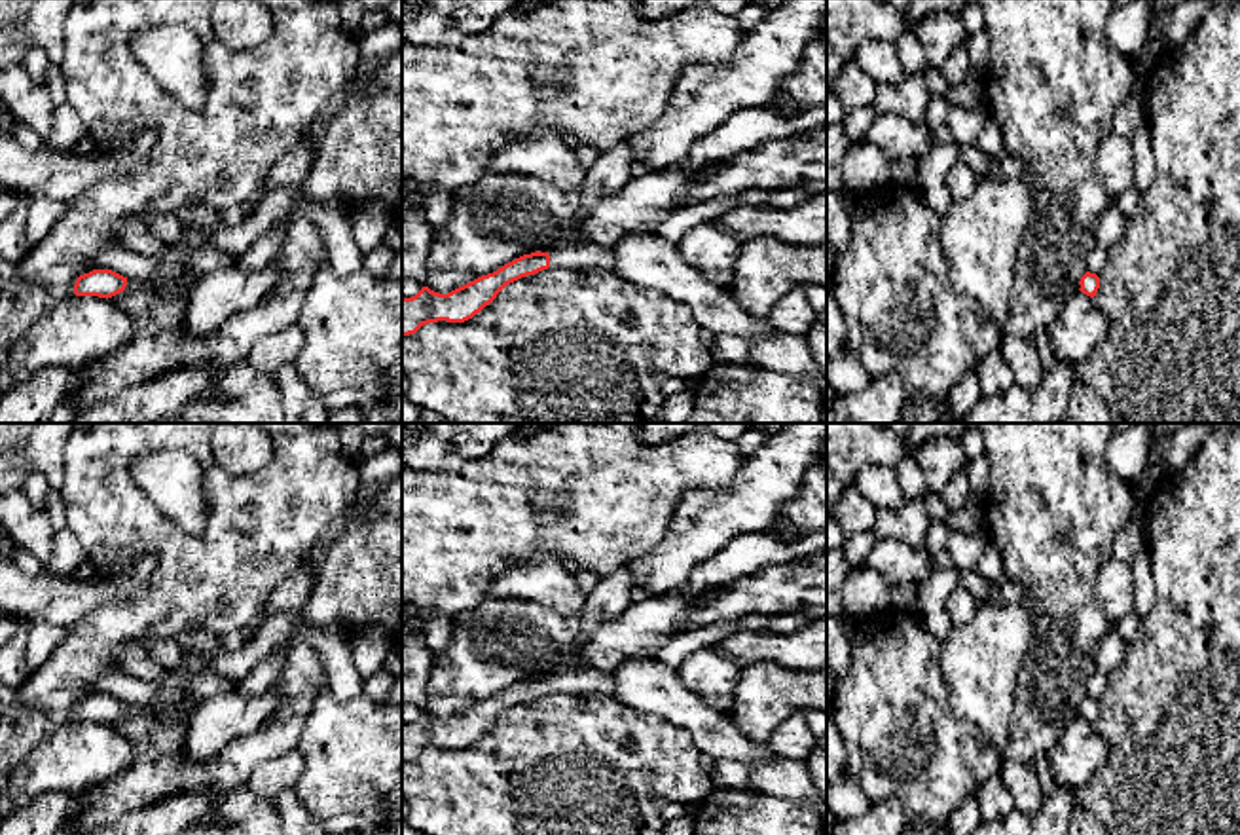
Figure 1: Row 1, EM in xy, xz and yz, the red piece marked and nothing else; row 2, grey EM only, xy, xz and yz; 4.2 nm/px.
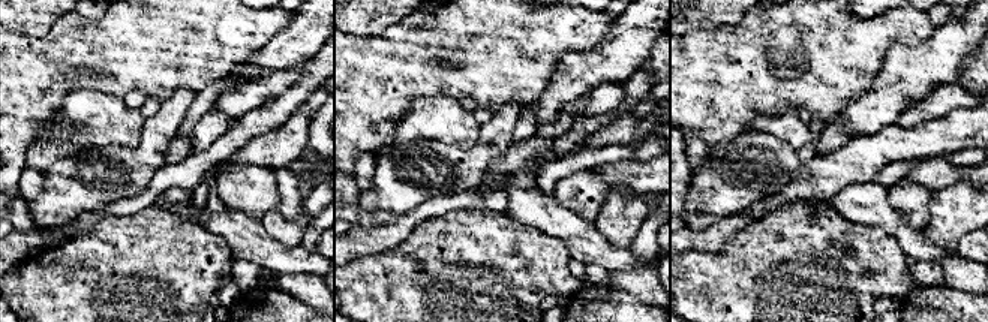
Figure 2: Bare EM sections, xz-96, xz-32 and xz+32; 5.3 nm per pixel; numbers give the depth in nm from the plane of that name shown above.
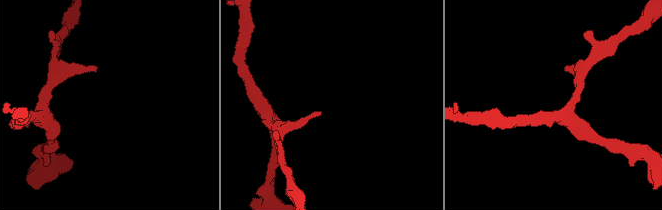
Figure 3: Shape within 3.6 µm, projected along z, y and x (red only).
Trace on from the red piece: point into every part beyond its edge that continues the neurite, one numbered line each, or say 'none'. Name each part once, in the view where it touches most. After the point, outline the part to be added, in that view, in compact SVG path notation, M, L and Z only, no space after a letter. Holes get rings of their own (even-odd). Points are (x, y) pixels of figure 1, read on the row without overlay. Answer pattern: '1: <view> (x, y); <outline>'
1: xz (586, 680); M580 670L548 674L550 693L609 693L614 695L614 672Z

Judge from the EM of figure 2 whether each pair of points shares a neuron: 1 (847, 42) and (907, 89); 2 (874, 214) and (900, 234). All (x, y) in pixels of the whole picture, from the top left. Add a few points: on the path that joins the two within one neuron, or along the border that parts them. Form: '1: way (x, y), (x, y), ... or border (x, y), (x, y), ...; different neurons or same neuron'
1: border (906, 44), (889, 47), (874, 83), (859, 96); different neurons
2: way (880, 214), (894, 228); same neuron

